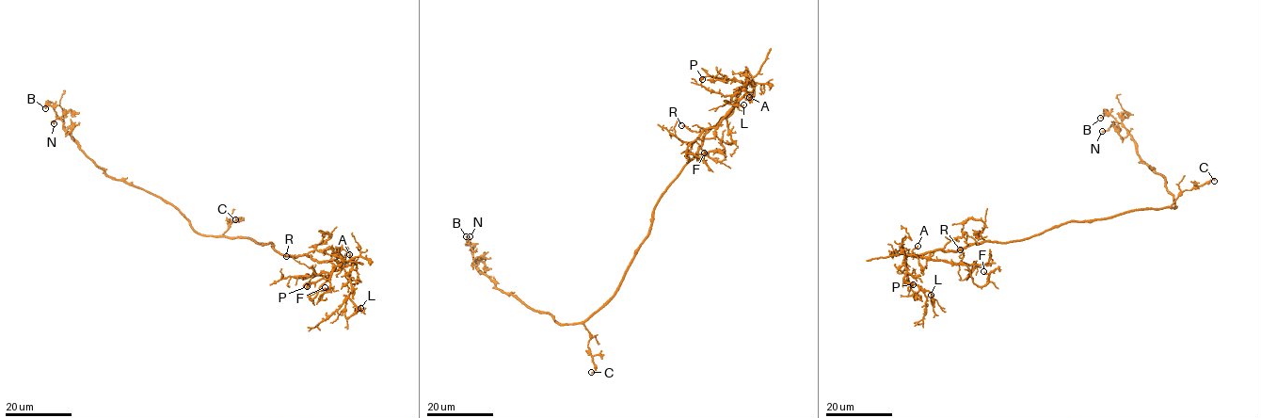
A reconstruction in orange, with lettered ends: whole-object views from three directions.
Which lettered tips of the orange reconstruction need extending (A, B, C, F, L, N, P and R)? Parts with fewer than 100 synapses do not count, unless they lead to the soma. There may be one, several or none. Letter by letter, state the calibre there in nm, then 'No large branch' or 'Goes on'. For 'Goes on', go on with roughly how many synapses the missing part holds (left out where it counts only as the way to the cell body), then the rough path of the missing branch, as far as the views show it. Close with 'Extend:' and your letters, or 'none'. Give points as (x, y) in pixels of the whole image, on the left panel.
A: Thickness 130 nm. No large branch
B: Thickness 150 nm. No large branch
C: Thickness 130 nm. No large branch
F: Thickness 130 nm. No large branch
L: Thickness 150 nm. No large branch
N: Thickness 140 nm. No large branch
P: Thickness 150 nm. No large branch
R: Thickness 140 nm. No large branch
Extend: none

